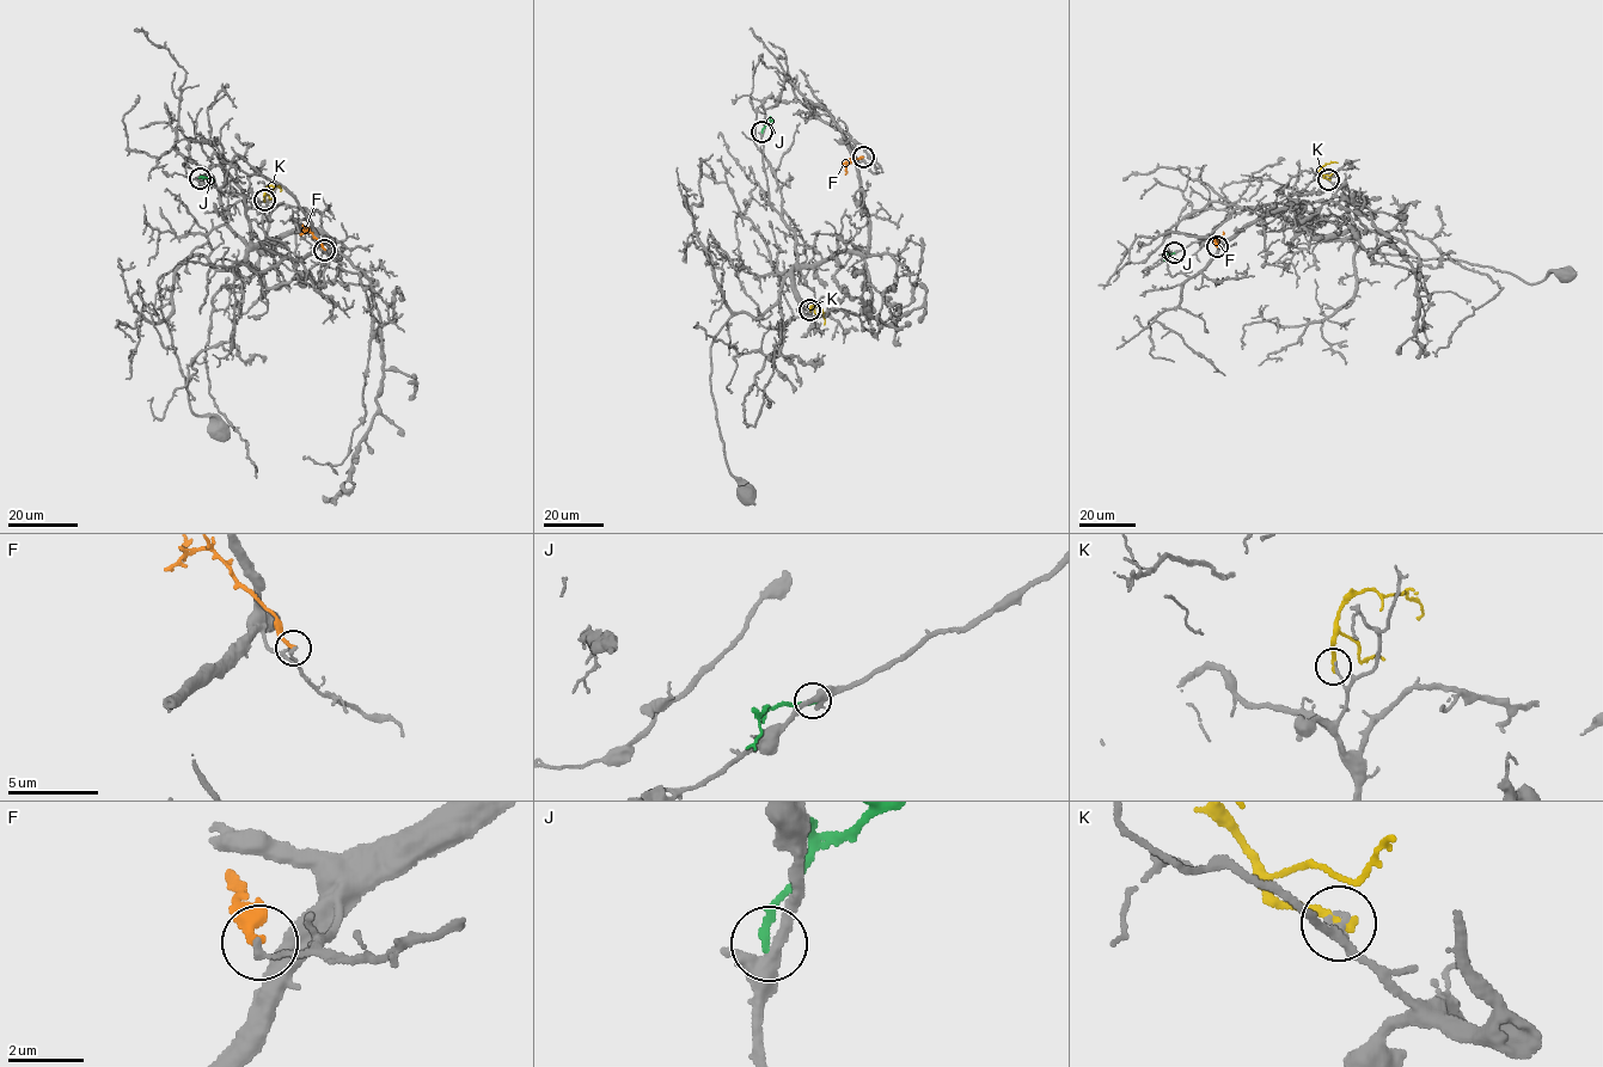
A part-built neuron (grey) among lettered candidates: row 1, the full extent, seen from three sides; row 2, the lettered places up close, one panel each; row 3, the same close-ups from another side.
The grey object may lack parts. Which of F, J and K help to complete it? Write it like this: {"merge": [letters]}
{"merge": []}

